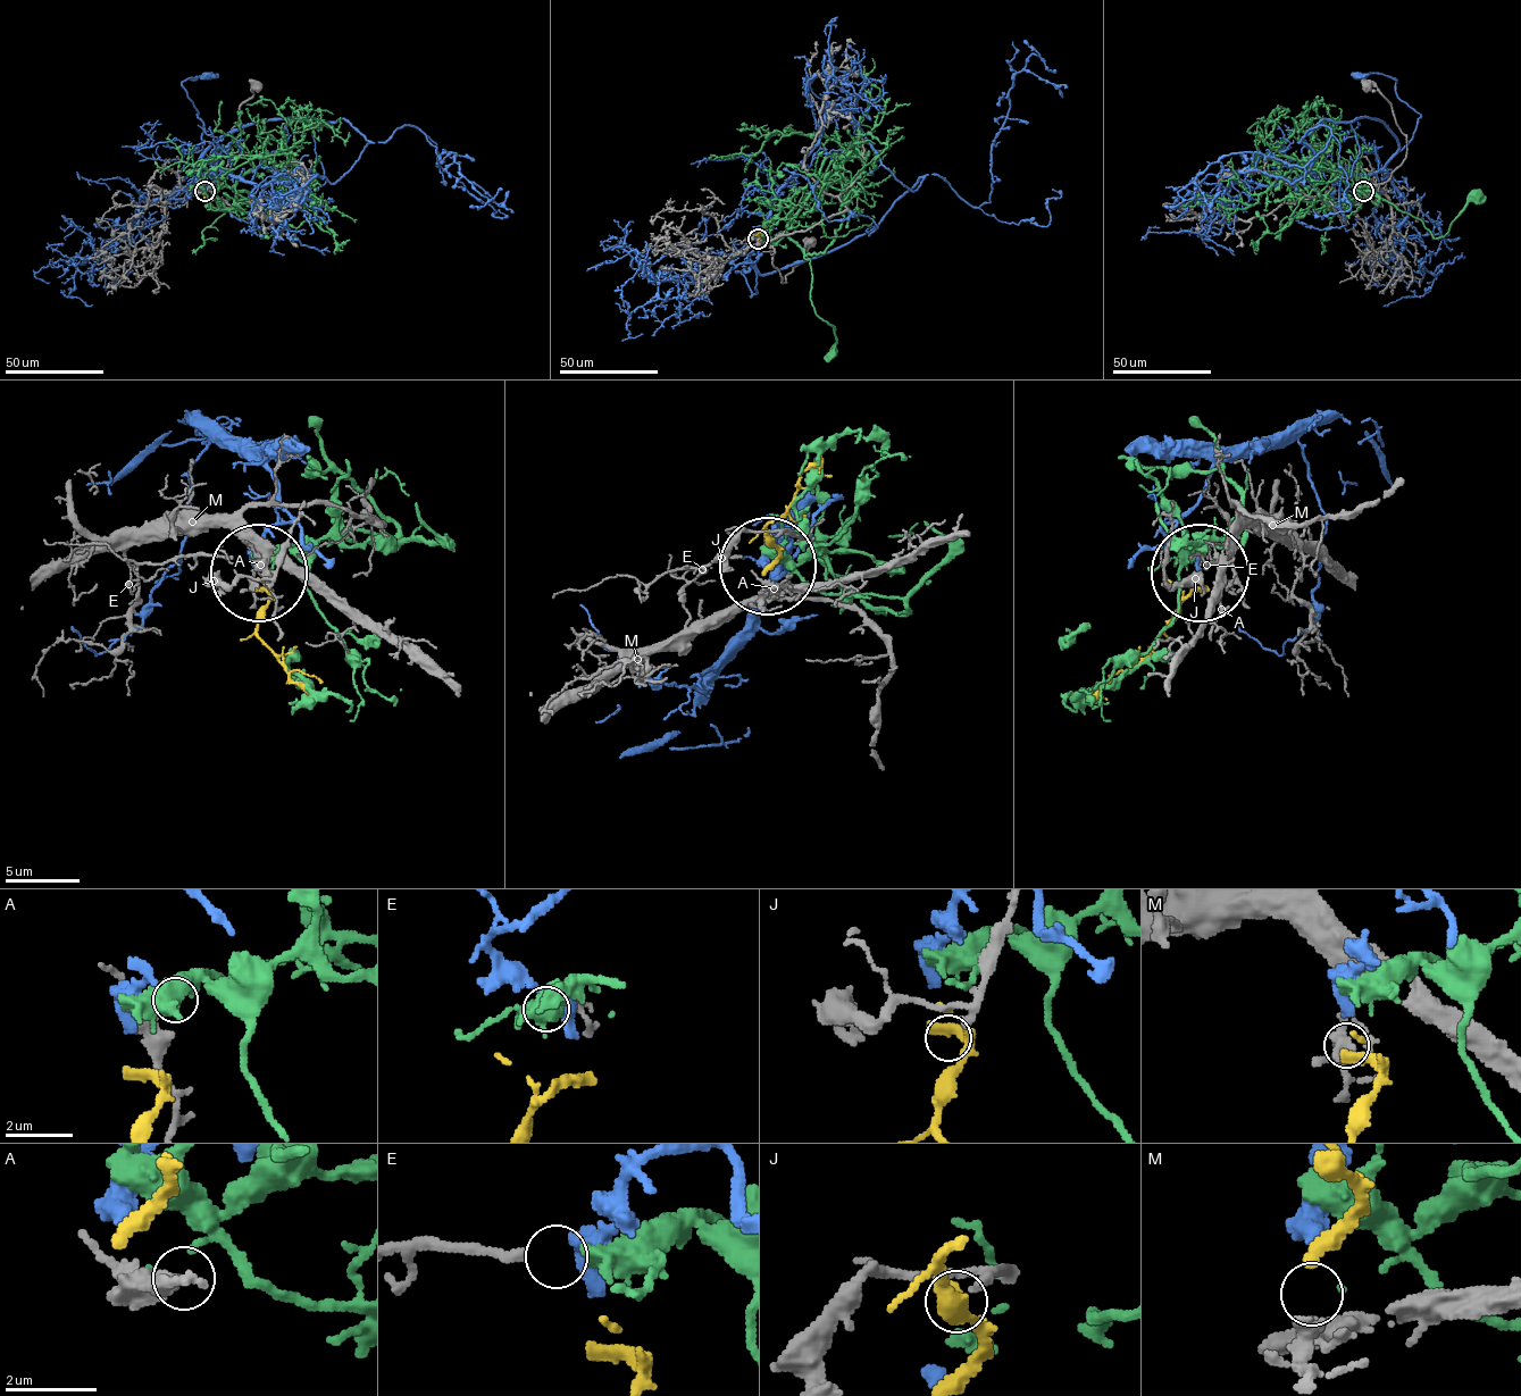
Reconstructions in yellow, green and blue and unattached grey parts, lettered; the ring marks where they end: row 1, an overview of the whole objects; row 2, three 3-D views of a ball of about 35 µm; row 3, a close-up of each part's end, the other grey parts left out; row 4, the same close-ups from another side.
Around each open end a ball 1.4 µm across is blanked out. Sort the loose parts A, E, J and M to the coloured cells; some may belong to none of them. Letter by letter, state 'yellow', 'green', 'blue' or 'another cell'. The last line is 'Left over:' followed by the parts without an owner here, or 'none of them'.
A: another cell
E: green
J: another cell
M: yellow
Left over: A, J

